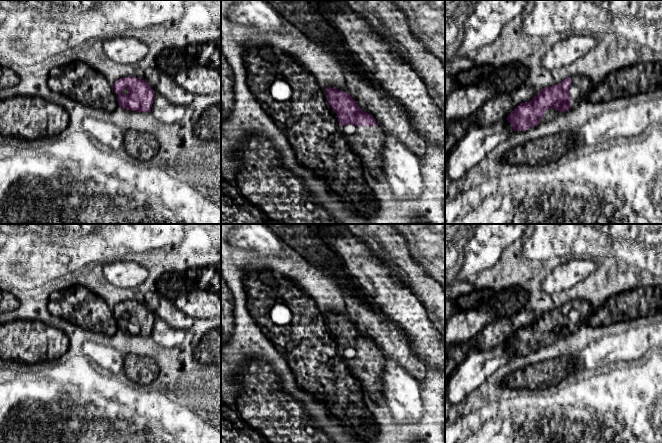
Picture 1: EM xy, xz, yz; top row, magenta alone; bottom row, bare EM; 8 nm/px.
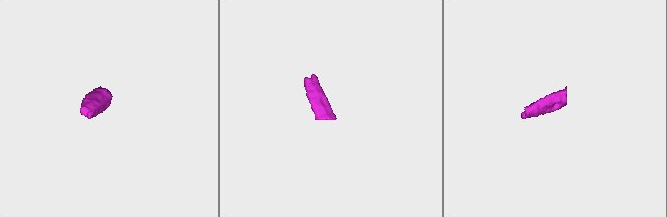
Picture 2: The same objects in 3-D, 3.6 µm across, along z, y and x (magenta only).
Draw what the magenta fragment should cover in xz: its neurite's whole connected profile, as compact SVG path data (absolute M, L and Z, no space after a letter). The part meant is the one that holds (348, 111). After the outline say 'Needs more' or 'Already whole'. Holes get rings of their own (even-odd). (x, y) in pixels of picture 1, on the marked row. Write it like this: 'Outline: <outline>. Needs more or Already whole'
Outline: M327 87L327 101L337 114L339 131L369 170L377 175L382 169L381 152L385 132L374 117L363 111L349 93Z. Needs more

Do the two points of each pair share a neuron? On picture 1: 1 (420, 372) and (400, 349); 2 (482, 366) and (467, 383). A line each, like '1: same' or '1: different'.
1: same
2: same

